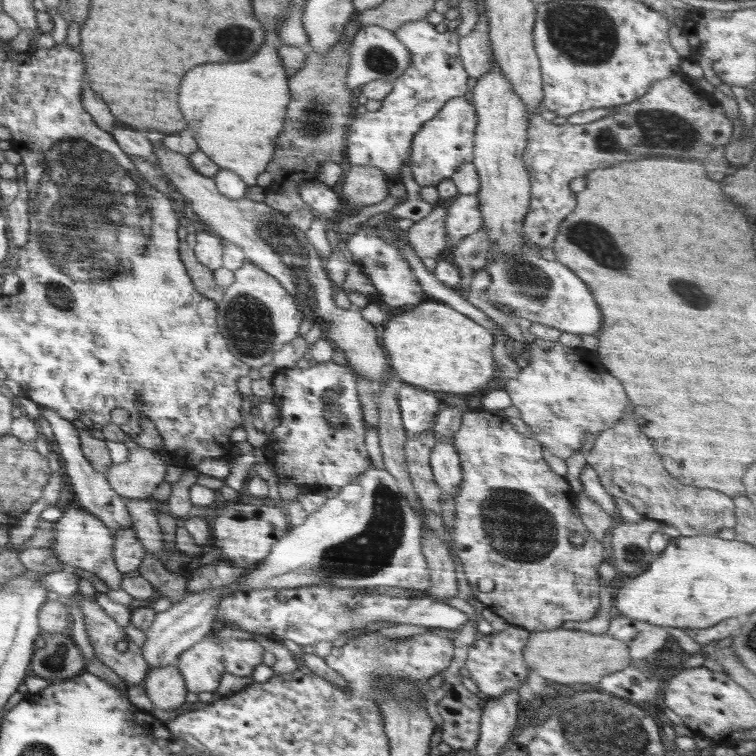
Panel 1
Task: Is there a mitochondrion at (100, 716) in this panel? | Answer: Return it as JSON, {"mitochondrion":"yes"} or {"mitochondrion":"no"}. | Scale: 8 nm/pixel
{"mitochondrion":"no"}

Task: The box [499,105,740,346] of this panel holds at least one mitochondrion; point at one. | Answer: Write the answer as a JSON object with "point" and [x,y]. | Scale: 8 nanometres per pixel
{"point":[654,130]}

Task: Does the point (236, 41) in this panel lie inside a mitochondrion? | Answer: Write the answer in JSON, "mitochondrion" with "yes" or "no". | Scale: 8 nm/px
{"mitochondrion":"yes"}

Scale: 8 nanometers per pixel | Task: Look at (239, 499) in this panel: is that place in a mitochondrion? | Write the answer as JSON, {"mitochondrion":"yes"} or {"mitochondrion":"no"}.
{"mitochondrion":"no"}

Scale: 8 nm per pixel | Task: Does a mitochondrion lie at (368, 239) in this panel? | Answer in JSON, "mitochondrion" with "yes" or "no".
{"mitochondrion":"no"}

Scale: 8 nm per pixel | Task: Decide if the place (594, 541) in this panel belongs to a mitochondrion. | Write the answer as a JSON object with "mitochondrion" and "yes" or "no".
{"mitochondrion":"no"}

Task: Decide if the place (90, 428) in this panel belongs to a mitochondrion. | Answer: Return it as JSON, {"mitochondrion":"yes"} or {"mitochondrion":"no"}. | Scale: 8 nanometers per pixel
{"mitochondrion":"no"}

